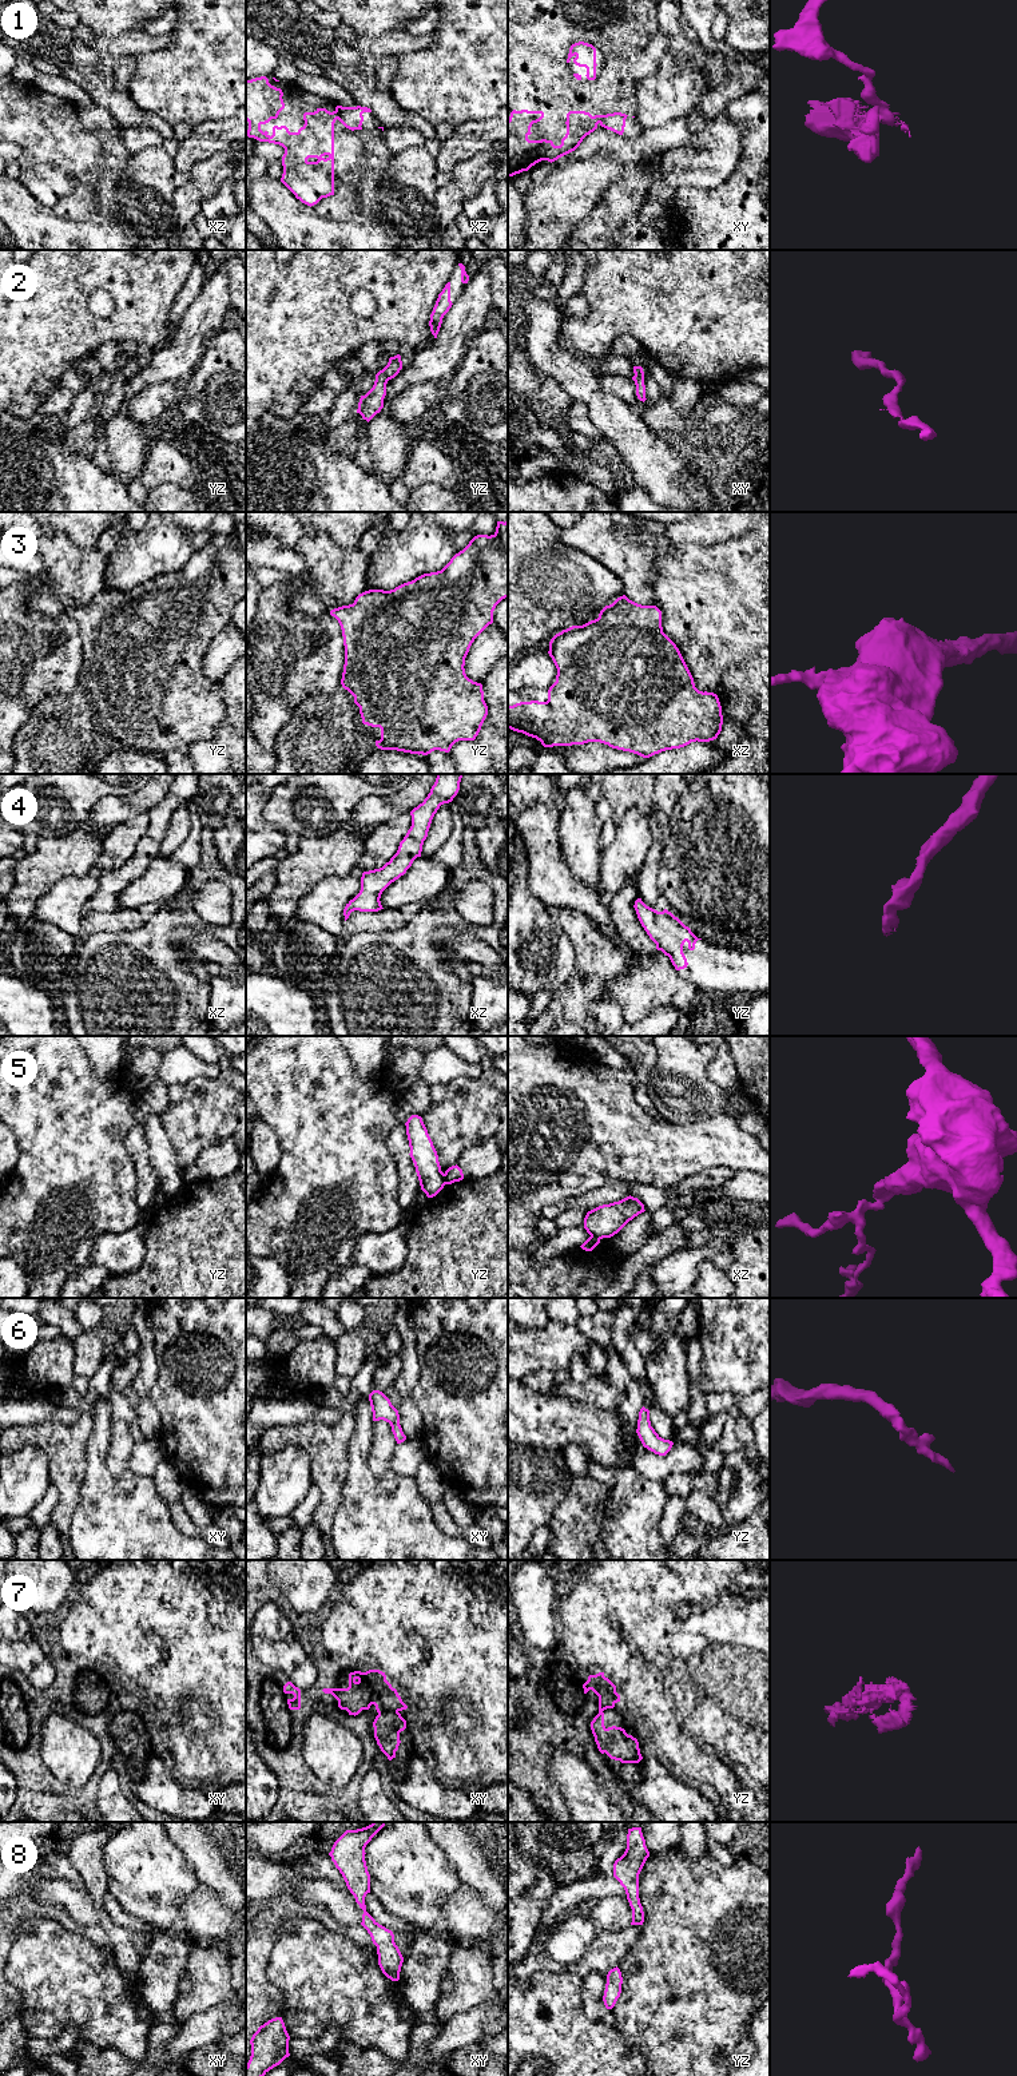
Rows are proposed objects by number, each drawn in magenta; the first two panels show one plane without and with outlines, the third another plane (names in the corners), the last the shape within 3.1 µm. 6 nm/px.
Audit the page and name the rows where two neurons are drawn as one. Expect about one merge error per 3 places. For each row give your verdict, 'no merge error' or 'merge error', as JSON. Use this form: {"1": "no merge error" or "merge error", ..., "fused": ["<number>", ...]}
{"1": "merge error", "2": "no merge error", "3": "no merge error", "4": "no merge error", "5": "merge error", "6": "no merge error", "7": "merge error", "8": "no merge error", "fused": ["1", "5", "7"]}

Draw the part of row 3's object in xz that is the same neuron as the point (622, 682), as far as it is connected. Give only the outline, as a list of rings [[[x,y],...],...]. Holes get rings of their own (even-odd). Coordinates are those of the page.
[[[623,595],[605,606],[597,619],[556,634],[549,642],[548,654],[557,668],[548,700],[508,706],[508,729],[536,738],[544,747],[600,742],[649,758],[691,742],[714,741],[722,731],[723,715],[718,695],[695,687],[679,648],[663,632],[662,611],[656,606],[641,606]]]

